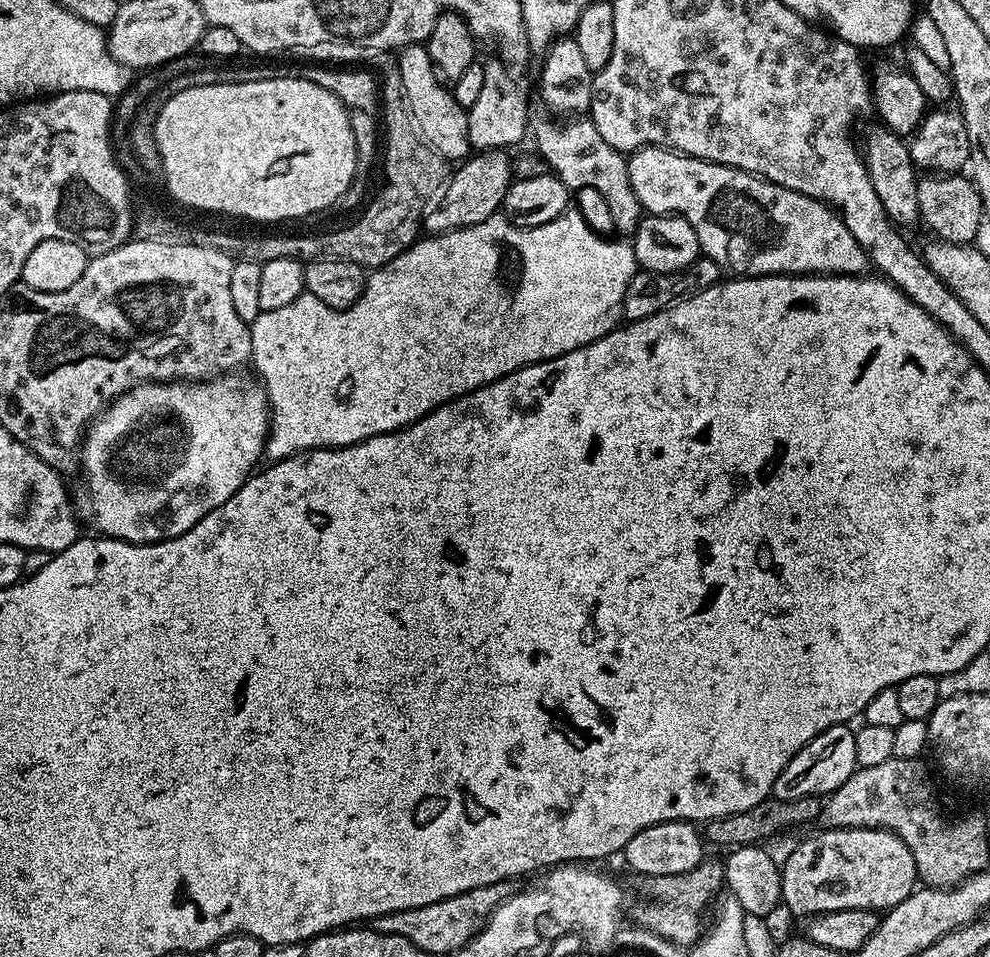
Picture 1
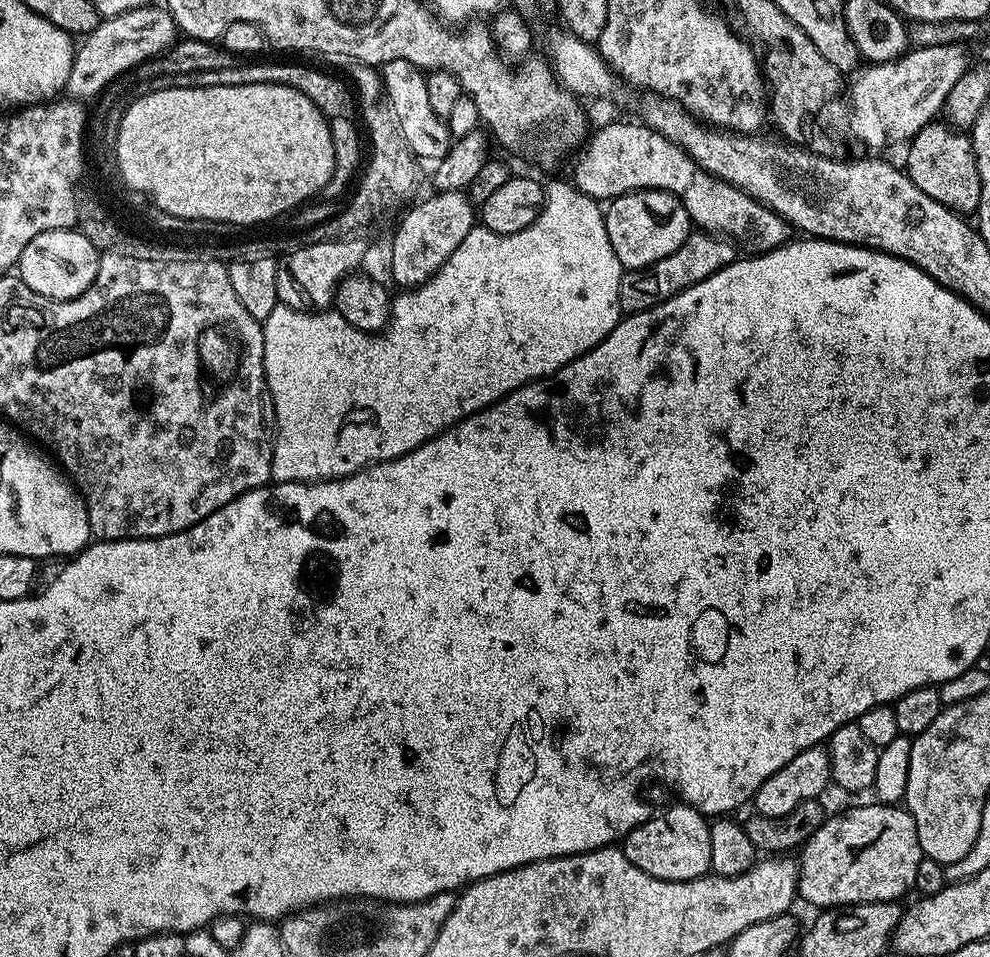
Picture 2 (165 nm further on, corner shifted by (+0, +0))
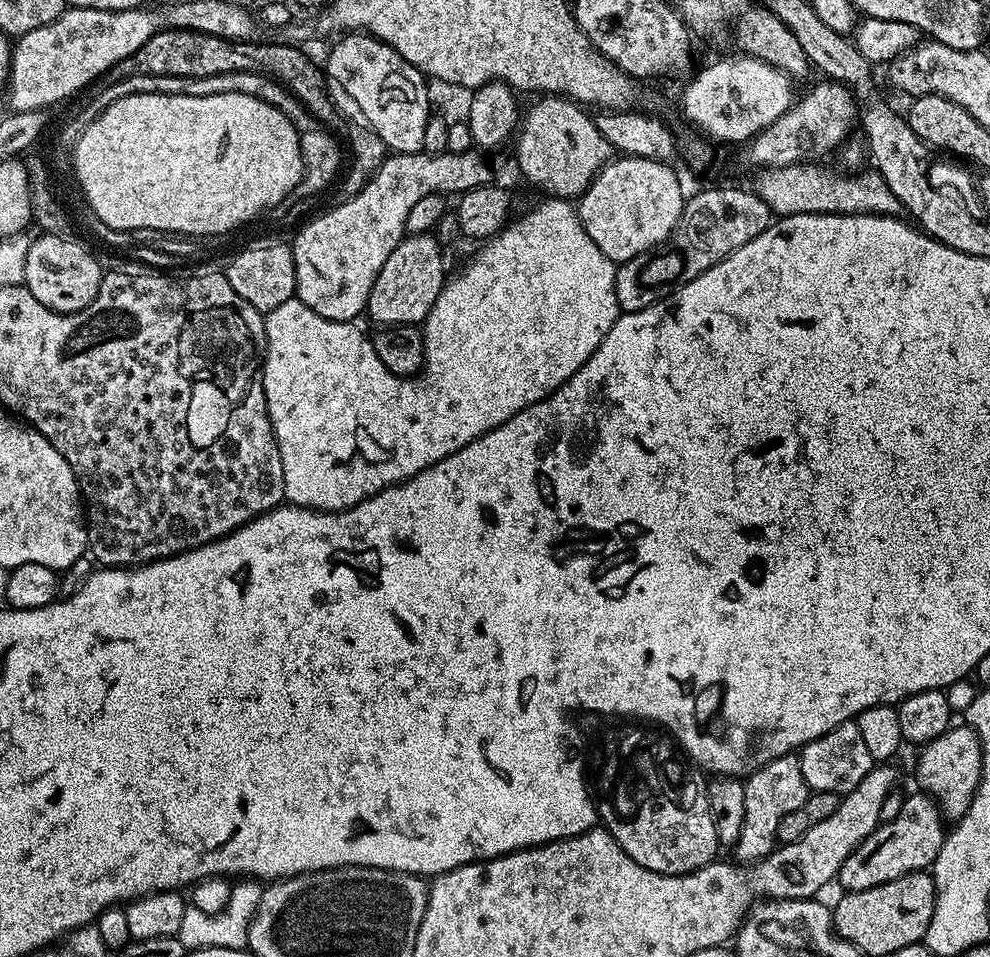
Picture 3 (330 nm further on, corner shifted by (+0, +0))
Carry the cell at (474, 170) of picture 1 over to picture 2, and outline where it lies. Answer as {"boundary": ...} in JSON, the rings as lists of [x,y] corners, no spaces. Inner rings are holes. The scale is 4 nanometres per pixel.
{"boundary":[[[436,192],[421,204],[413,203],[392,236],[392,280],[404,290],[419,288],[462,246],[462,238],[477,223],[478,212],[464,192]]]}

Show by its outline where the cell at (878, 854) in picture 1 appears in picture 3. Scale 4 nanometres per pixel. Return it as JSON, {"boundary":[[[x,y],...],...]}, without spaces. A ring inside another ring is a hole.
{"boundary":[[[910,794],[904,796],[904,805],[898,813],[898,816],[894,818],[893,821],[886,822],[885,824],[880,823],[873,832],[869,834],[866,839],[858,845],[856,849],[852,851],[850,854],[850,858],[846,858],[846,862],[842,862],[842,866],[840,867],[840,875],[838,877],[838,884],[841,884],[841,889],[857,892],[858,890],[870,890],[874,886],[882,886],[886,882],[890,882],[894,878],[902,878],[906,874],[910,874],[911,872],[923,872],[925,870],[931,869],[932,864],[938,858],[938,850],[942,846],[942,842],[944,841],[944,837],[946,835],[946,824],[940,815],[940,810],[936,806],[935,800],[932,799],[931,796],[927,794],[919,794],[920,796],[910,796]]]}

